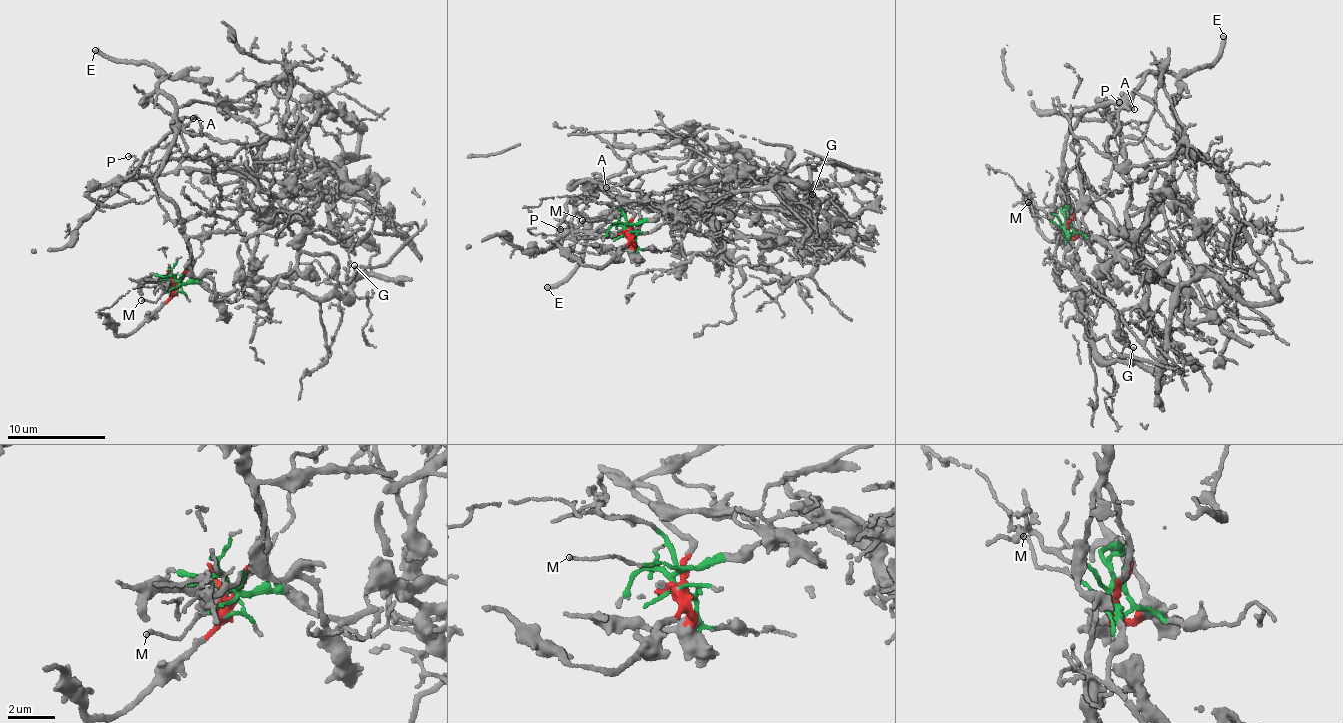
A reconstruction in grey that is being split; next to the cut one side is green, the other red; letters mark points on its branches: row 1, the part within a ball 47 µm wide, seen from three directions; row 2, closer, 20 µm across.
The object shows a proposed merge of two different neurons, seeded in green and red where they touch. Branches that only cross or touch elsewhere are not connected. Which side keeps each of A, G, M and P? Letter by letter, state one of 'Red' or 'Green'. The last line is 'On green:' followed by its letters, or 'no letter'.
A: Red
G: Green
M: Green
P: Red
On green: G, M

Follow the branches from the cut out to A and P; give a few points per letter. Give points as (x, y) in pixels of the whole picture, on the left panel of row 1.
A: (173, 279), (177, 284), (190, 263), (190, 247), (183, 233), (181, 211), (156, 179), (176, 135), (193, 118)
P: (173, 279), (190, 263), (190, 247), (181, 211), (156, 179), (176, 132), (126, 176), (136, 160), (128, 156)

